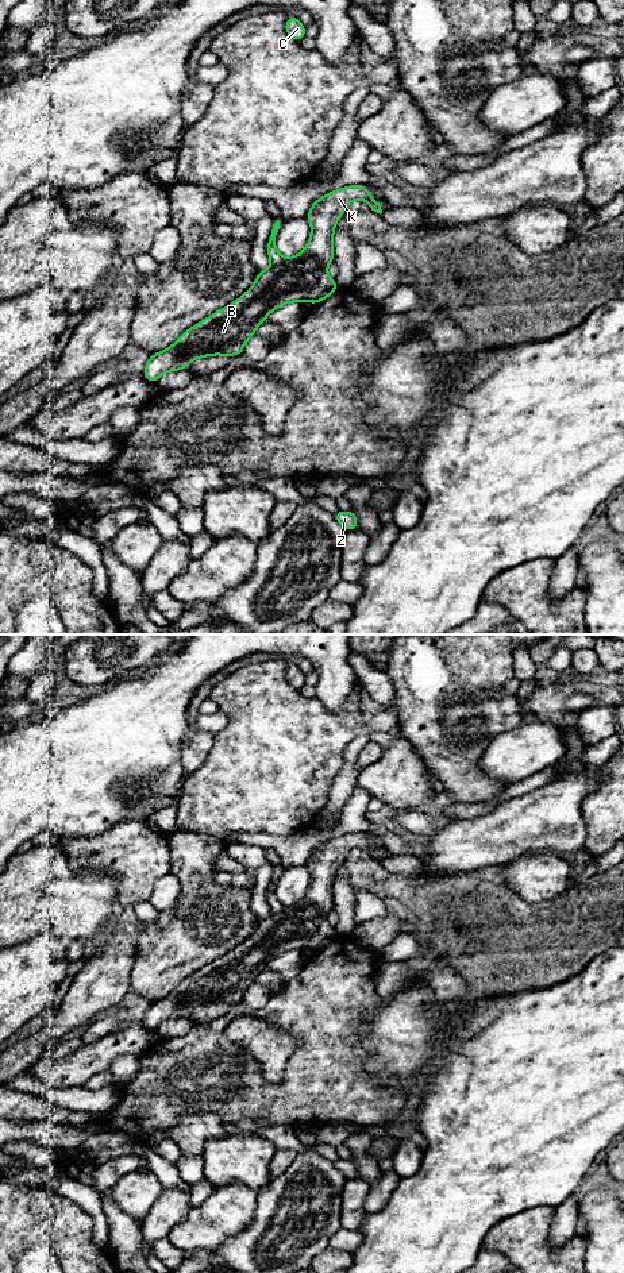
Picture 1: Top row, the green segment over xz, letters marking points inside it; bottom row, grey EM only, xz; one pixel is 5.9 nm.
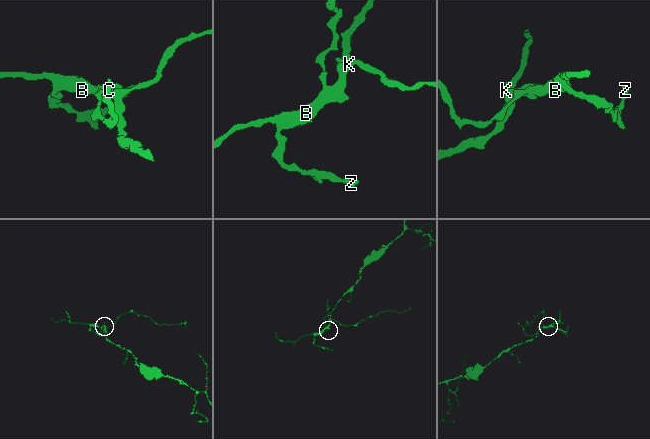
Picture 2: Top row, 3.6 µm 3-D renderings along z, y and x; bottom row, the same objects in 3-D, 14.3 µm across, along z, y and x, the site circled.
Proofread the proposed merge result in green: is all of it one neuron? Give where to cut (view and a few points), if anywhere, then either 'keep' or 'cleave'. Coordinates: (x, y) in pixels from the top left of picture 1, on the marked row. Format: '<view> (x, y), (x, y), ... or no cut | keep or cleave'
xz (284, 259), (272, 266) | cleave

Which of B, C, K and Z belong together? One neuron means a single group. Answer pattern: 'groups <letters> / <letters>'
groups B K Z / C

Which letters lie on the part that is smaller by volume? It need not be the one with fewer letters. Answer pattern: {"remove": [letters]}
{"remove": ["C"]}

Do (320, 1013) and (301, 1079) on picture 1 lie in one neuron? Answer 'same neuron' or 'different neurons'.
same neuron

